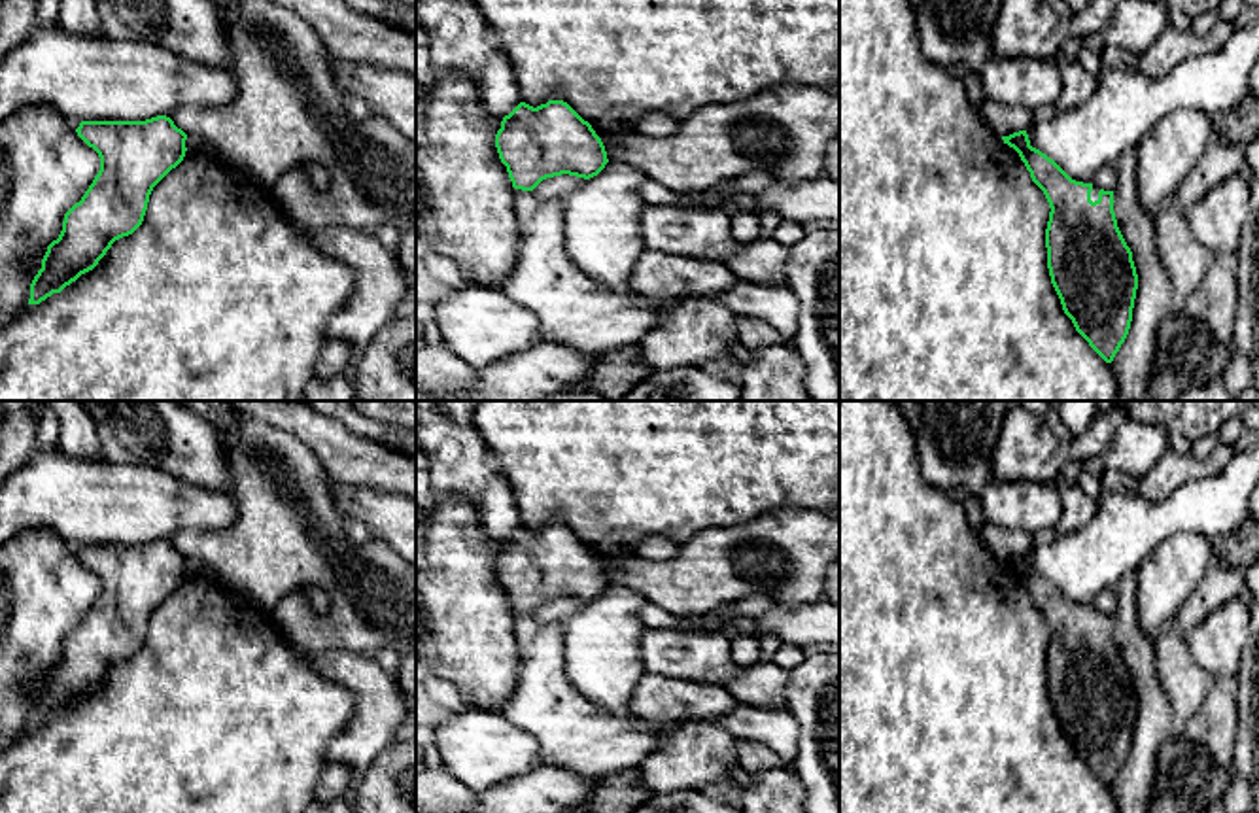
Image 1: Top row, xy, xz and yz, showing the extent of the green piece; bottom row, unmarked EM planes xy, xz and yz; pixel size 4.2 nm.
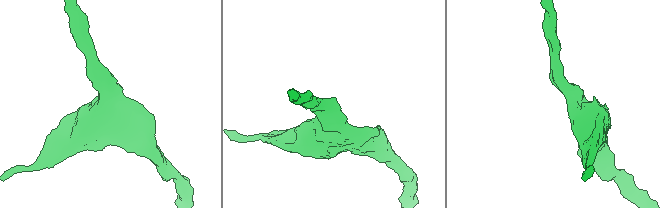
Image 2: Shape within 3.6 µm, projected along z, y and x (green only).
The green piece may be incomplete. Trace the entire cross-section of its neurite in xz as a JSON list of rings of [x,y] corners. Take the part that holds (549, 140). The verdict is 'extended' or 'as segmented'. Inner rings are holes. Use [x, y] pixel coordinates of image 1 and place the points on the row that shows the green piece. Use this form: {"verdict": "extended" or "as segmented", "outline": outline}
{"verdict": "as segmented", "outline": [[[563,100],[537,108],[520,102],[503,117],[495,147],[512,187],[522,191],[561,174],[590,180],[609,163],[592,125]]]}

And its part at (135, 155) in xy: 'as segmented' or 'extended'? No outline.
as segmented

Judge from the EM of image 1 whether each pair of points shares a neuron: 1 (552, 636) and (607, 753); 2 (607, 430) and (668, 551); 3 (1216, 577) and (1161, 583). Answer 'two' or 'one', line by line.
1: one
2: two
3: two

